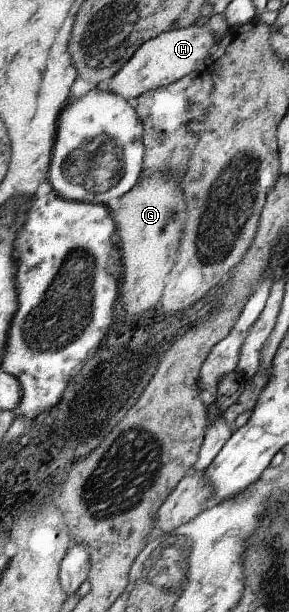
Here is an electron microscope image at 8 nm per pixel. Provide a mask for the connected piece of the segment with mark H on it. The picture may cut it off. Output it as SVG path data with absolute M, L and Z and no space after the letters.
M204 25L168 30L145 42L131 63L128 63L128 66L125 66L112 80L106 81L102 87L137 103L142 95L171 86L199 66L207 65L207 58L217 41Z

